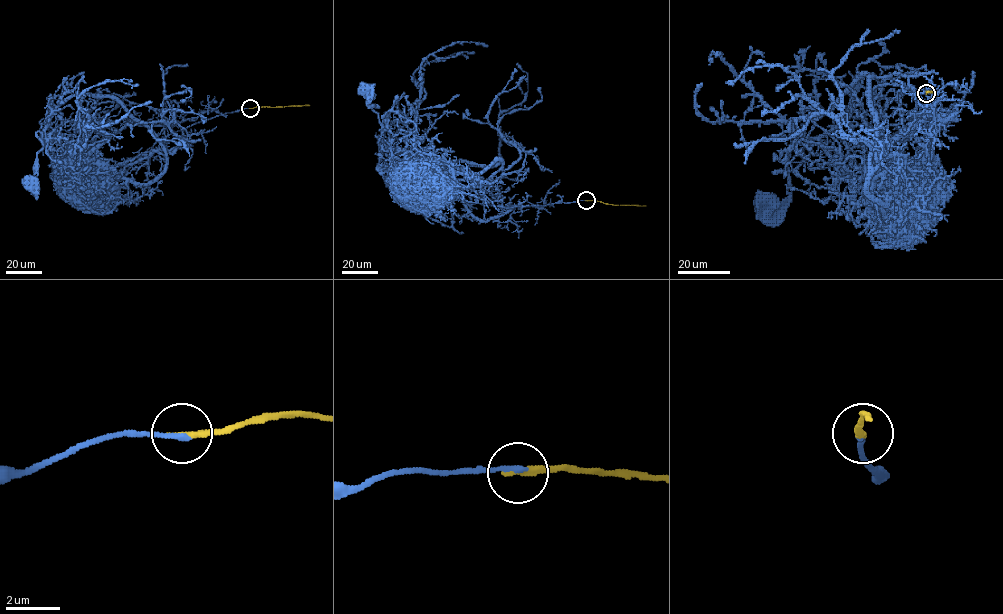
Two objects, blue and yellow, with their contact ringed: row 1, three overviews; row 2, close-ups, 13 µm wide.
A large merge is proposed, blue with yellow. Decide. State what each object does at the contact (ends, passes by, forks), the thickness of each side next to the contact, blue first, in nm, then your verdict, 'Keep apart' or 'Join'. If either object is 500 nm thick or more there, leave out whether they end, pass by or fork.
At the ring blue ends. At the ring yellow ends. Thickness 200 nm (blue) against 240 nm. Join

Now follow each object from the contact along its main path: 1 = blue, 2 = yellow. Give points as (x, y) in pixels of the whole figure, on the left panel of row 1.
1: (250, 108), (126, 124), (57, 165), (37, 132), (43, 148), (29, 182)
2: (250, 108), (310, 105)

